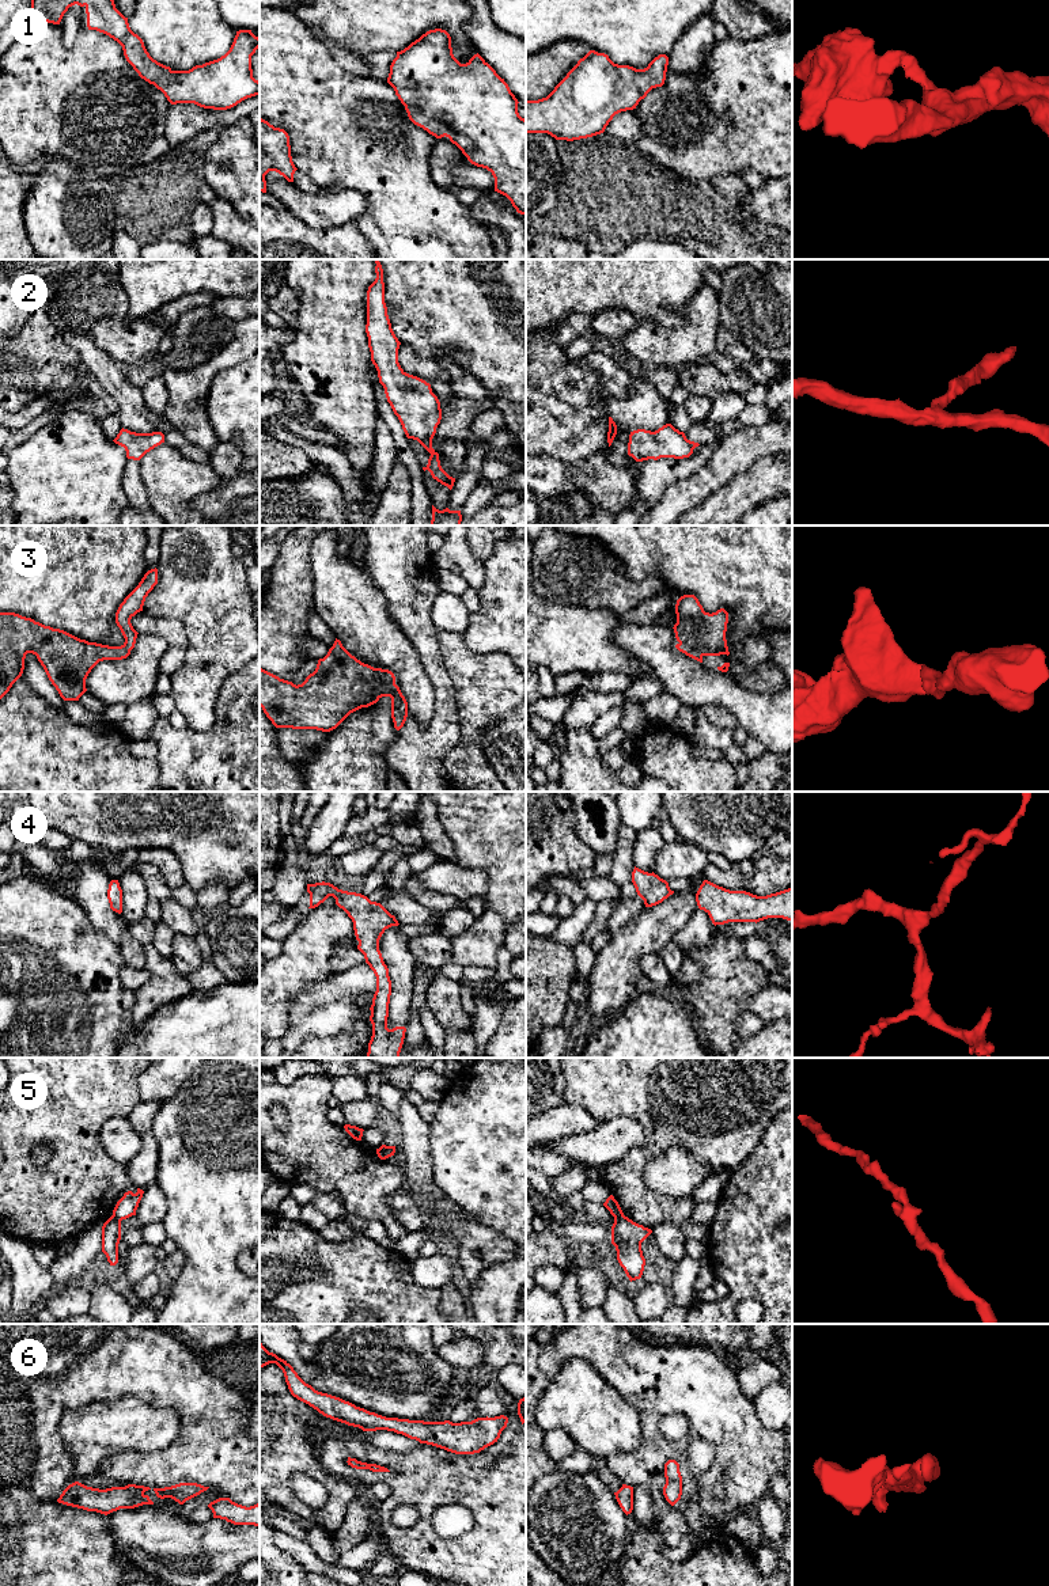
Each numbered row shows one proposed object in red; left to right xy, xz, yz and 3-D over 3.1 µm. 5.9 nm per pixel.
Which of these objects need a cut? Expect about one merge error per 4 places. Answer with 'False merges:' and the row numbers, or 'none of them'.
False merges: 5

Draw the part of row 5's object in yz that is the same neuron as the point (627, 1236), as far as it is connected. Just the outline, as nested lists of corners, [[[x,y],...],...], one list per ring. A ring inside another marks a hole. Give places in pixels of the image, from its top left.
[[[622,1215],[614,1219],[611,1226],[611,1244],[617,1251],[617,1260],[624,1268],[629,1280],[640,1279],[644,1271],[645,1259],[641,1251],[641,1242],[652,1233]]]

